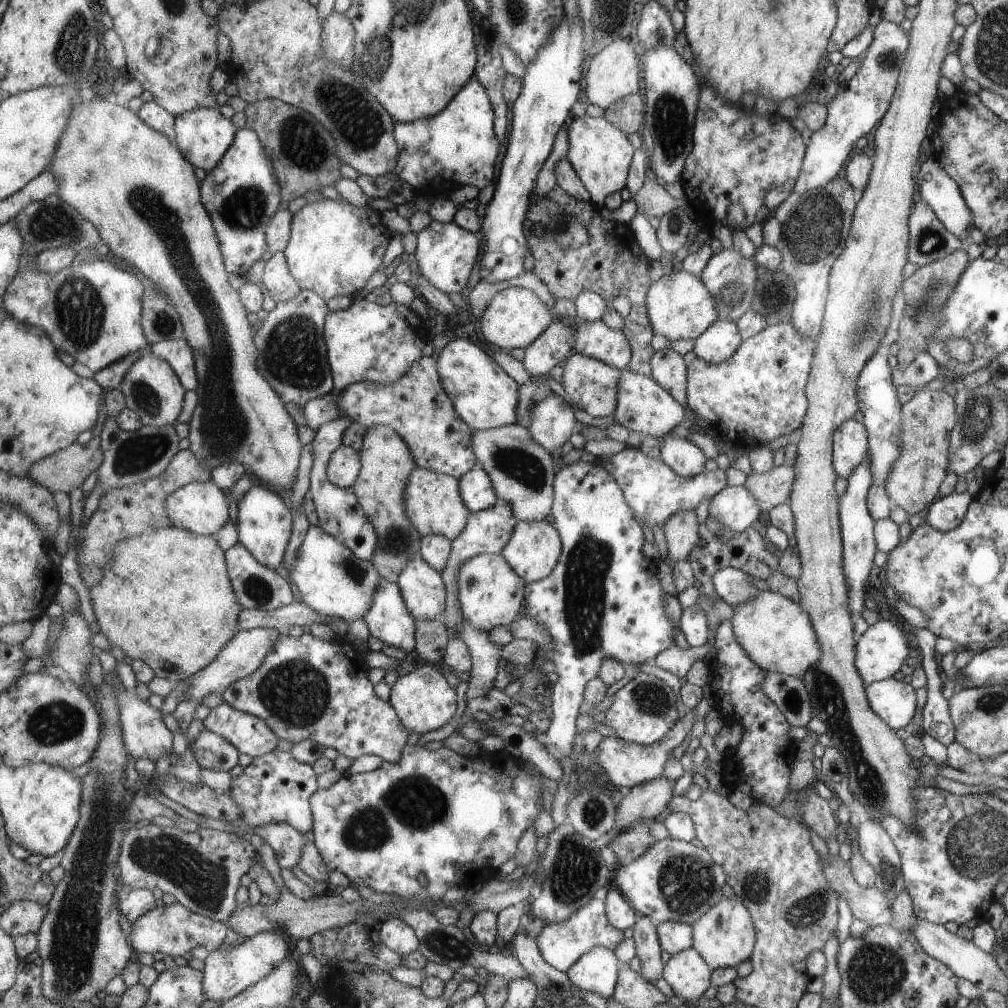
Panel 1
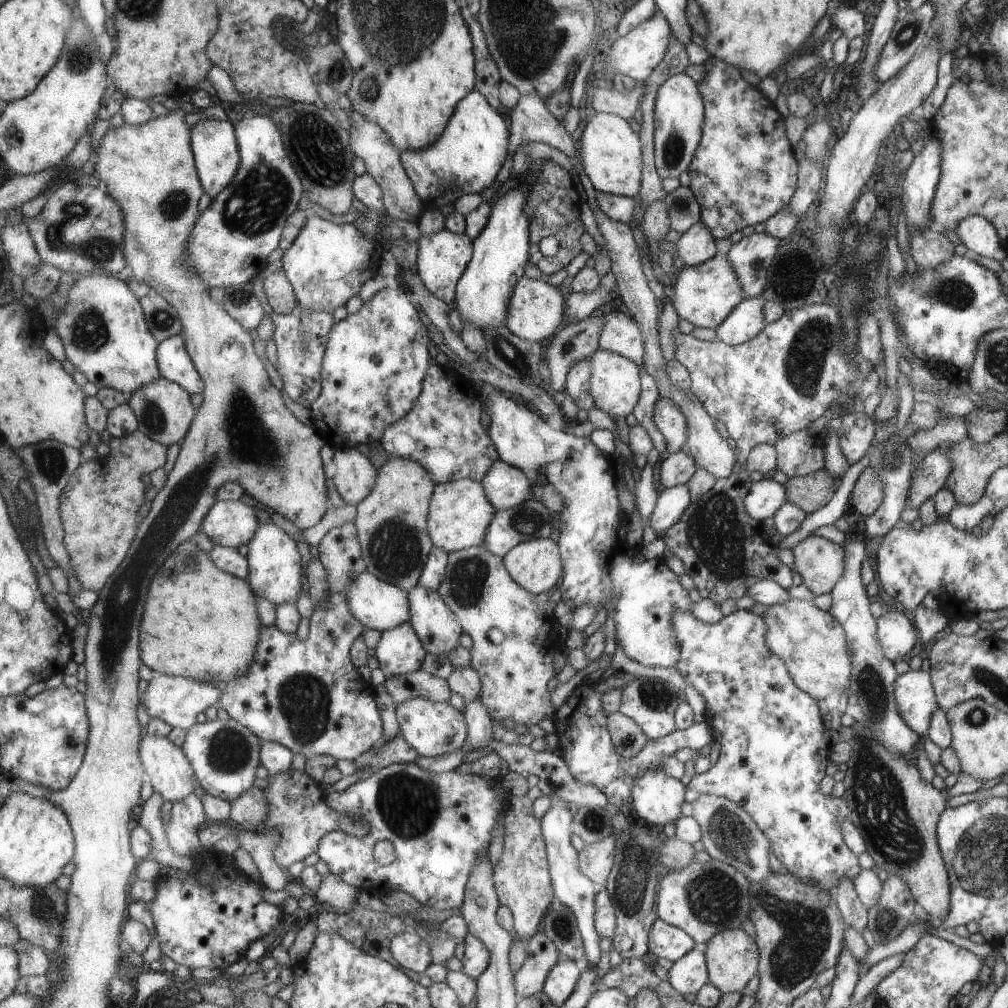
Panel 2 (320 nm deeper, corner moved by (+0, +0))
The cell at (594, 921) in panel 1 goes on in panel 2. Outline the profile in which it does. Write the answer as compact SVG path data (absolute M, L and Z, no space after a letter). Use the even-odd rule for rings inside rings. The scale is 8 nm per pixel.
M571 959L560 960L549 973L544 991L552 998L557 1006L563 1006L575 992L583 965Z

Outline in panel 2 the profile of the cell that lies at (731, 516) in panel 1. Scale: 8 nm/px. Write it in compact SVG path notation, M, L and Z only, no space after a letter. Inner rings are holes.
M761 478L753 481L744 496L744 509L756 521L771 517L786 501L785 487L774 479Z

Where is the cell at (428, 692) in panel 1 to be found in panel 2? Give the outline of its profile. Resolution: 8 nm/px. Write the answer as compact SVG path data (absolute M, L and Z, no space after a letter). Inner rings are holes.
M417 697L397 705L396 714L399 732L404 734L407 742L412 744L420 755L426 757L443 756L444 754L449 754L463 748L468 740L468 720L465 713L459 712L450 703L436 703L423 697Z

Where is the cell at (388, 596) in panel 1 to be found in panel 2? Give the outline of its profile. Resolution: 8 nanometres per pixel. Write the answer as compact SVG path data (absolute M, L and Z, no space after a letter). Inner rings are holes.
M410 622L381 634L375 655L386 678L422 670L429 652Z

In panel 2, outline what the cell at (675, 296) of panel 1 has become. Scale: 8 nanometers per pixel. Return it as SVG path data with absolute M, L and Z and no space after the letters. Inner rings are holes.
M715 254L702 263L688 267L683 266L678 273L672 276L671 286L673 288L672 305L675 307L678 316L688 320L694 327L713 329L719 327L728 318L729 314L745 299L740 278L736 275L735 269L732 268L732 265L729 264L724 255Z

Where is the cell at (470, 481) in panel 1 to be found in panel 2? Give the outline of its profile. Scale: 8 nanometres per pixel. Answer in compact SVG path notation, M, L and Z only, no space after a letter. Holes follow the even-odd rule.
M501 459L493 463L482 483L499 511L519 506L534 496L535 482L521 469Z

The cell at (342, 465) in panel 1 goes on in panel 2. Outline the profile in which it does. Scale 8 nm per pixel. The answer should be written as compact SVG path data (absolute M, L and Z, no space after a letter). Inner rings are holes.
M337 447L334 463L337 466L336 475L333 477L336 490L346 503L359 506L376 487L378 468L371 462L370 457L353 447Z

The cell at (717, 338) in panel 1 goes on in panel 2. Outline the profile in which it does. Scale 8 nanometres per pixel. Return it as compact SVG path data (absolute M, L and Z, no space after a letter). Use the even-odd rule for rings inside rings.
M761 294L747 297L715 328L716 338L726 345L738 345L752 339L767 322L764 320L764 302Z

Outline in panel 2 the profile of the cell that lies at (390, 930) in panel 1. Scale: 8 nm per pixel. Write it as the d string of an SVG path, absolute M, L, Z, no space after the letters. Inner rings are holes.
M413 931L397 935L390 944L395 960L405 970L424 974L434 962L428 940Z

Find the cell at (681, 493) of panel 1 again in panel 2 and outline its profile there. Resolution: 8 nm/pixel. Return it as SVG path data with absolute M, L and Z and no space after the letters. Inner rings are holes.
M679 450L662 456L655 468L658 487L666 489L686 483L695 472L696 464L686 452Z

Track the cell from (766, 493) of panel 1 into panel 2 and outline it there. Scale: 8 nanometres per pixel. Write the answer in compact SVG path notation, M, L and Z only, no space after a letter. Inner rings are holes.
M825 468L800 477L789 477L783 484L786 500L811 513L829 502L836 490L836 481Z

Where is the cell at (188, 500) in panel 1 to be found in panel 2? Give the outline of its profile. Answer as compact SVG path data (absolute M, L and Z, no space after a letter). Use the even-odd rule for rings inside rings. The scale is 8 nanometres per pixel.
M217 500L202 524L204 533L214 545L235 547L253 540L260 527L255 510L240 501Z

